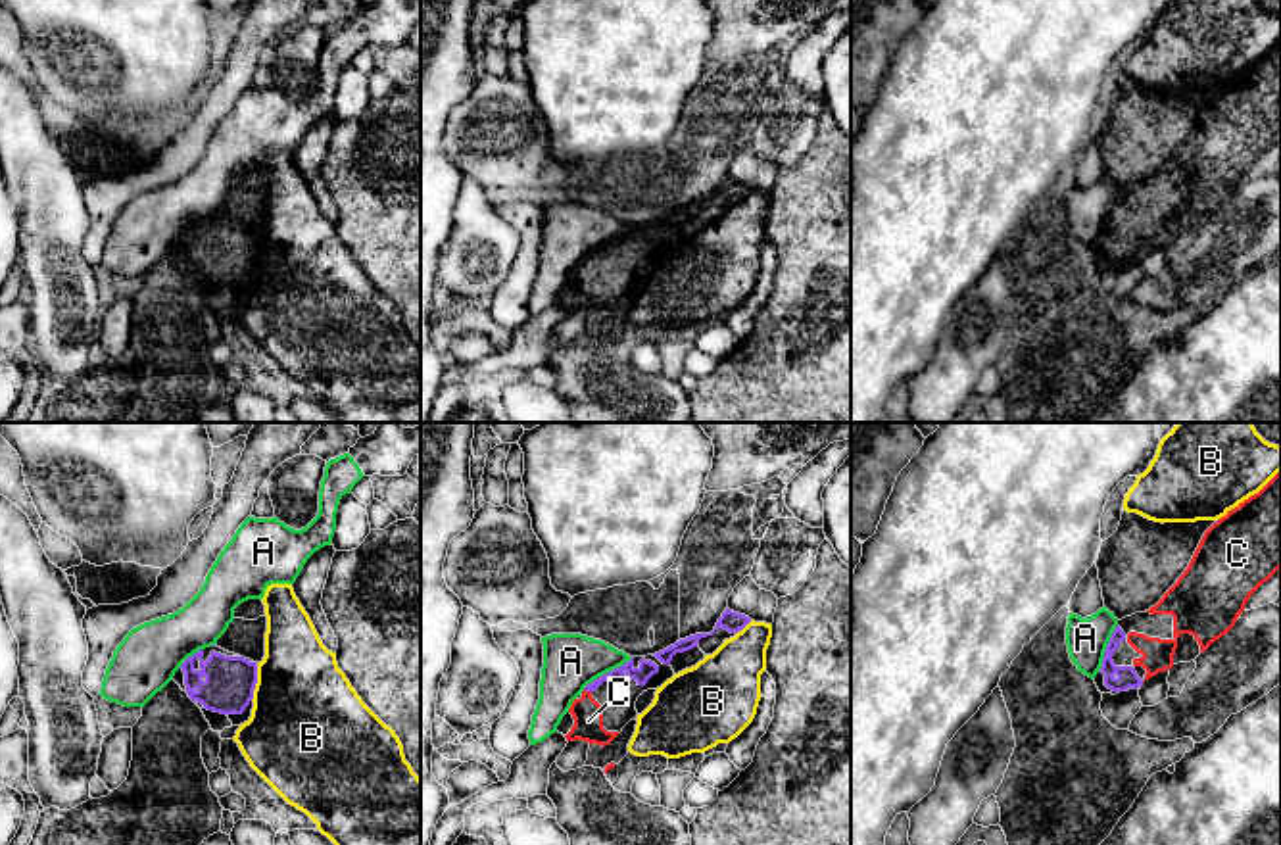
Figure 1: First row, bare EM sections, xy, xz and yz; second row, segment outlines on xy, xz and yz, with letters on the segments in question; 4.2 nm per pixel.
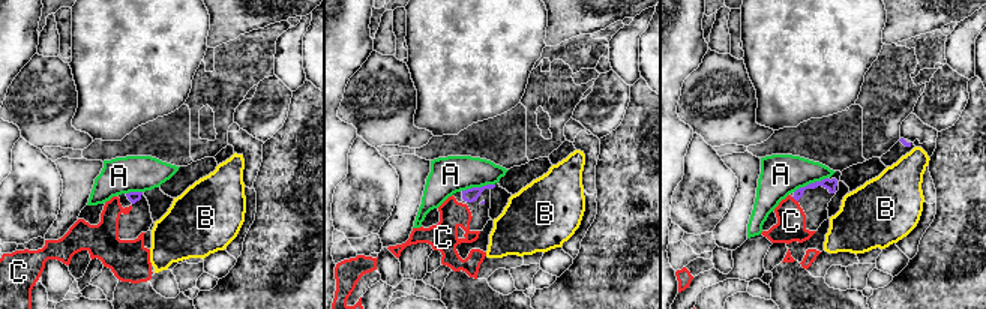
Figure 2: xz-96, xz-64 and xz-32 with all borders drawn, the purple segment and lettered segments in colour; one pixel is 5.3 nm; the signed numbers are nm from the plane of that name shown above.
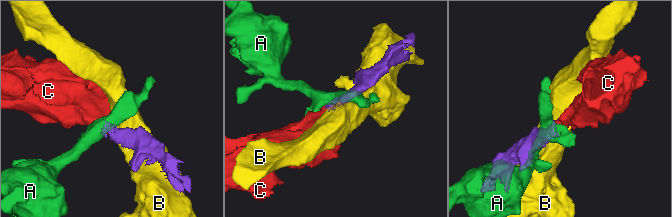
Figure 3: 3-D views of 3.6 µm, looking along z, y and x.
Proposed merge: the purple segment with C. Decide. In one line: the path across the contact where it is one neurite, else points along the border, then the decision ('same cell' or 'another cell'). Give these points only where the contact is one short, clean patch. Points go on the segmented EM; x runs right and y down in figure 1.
runs through xz (644, 673), (621, 669), (588, 690), (588, 721); same cell

